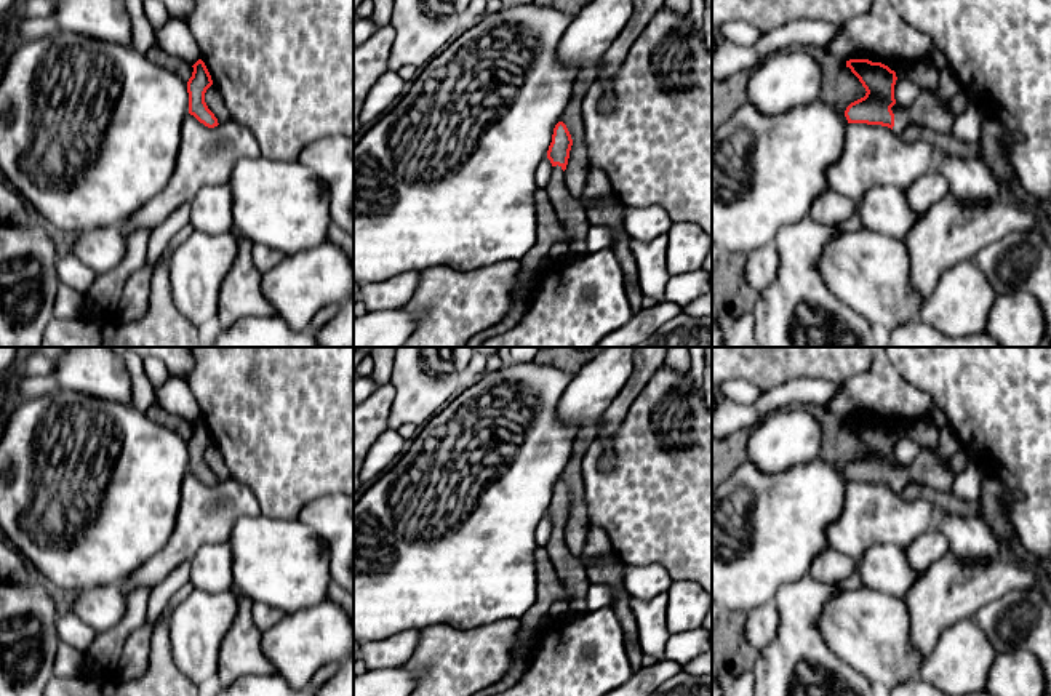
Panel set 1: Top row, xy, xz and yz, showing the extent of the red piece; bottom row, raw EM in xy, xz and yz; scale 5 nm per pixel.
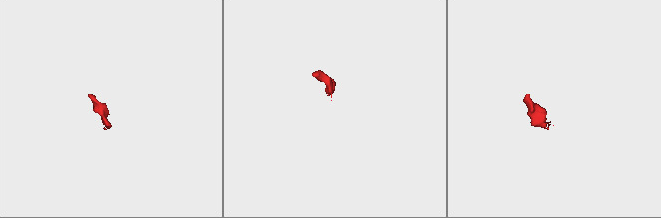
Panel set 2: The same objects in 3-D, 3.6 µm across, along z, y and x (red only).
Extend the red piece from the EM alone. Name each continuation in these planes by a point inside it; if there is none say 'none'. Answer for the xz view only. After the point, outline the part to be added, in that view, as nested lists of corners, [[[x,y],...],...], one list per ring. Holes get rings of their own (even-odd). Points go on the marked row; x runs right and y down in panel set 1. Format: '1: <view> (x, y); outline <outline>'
1: xz (571, 213); outline [[[553,166],[552,178],[545,187],[549,200],[555,210],[560,226],[568,232],[568,243],[563,259],[574,261],[587,251],[587,232],[590,222],[587,206],[581,198],[573,197],[565,186],[565,171],[561,166]]]

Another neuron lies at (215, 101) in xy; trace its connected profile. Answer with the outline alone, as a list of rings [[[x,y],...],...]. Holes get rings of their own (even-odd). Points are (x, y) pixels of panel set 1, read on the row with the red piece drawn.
[[[211,85],[206,93],[205,93],[205,102],[208,106],[208,109],[214,114],[214,117],[218,118],[218,123],[226,123],[230,120],[230,114],[226,107],[224,98],[219,93],[219,90]]]

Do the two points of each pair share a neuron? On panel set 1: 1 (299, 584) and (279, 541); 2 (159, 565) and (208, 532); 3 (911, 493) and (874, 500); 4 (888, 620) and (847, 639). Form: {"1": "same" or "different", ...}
{"1": "same", "2": "same", "3": "different", "4": "same"}

